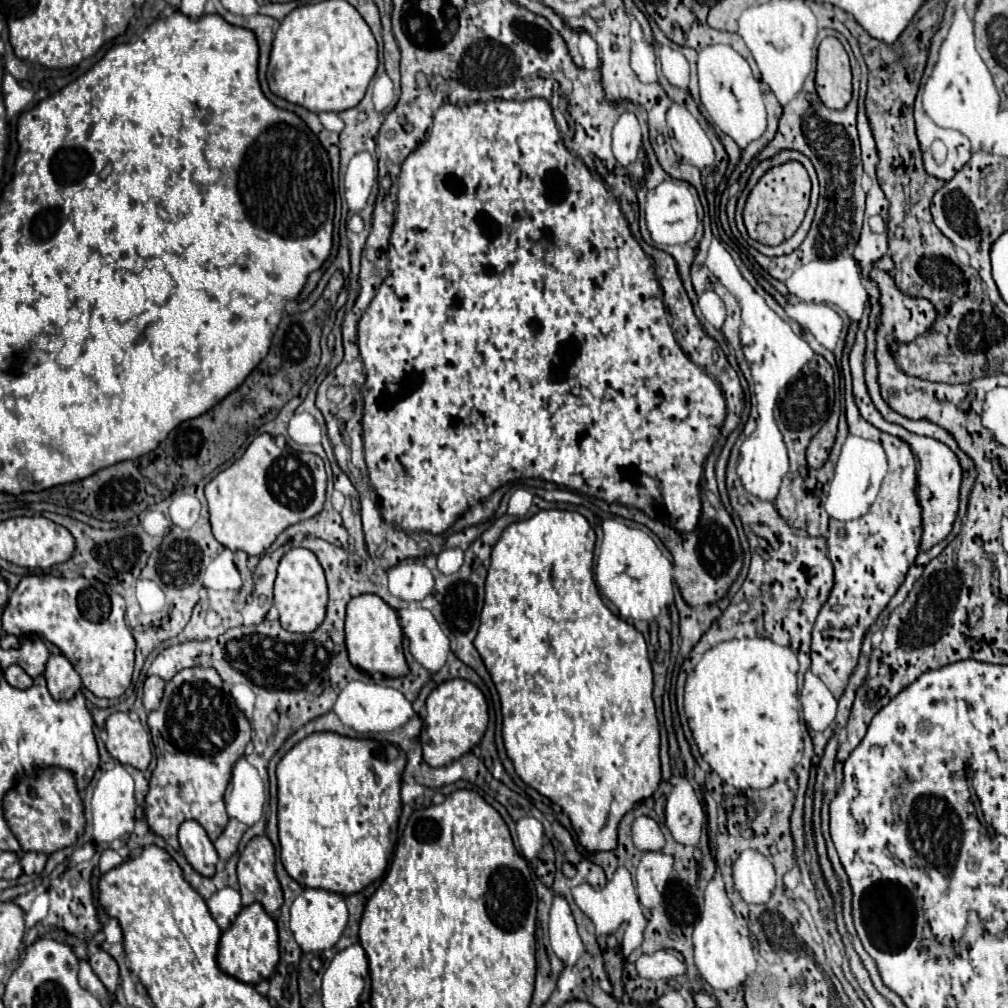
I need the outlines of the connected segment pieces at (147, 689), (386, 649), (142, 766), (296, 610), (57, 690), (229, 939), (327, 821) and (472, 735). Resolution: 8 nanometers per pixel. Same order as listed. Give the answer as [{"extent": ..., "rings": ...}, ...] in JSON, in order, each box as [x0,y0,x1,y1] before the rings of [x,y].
[{"extent":[144,676,164,710],"rings":[[[148,676],[144,682],[144,708],[156,710],[160,700],[162,700],[162,692],[164,692],[164,680],[160,676]]]},{"extent":[346,594,408,677],"rings":[[[362,594],[348,602],[346,606],[346,648],[350,662],[368,672],[380,672],[388,677],[403,677],[408,674],[408,664],[402,652],[402,628],[392,610],[380,596],[376,594]]]},{"extent":[106,712,152,770],"rings":[[[114,712],[106,720],[106,750],[120,764],[130,764],[138,770],[146,770],[152,758],[150,738],[140,720],[128,712]]]},{"extent":[274,548,328,632],"rings":[[[306,548],[288,550],[278,566],[278,578],[274,584],[274,606],[280,612],[280,624],[288,632],[314,632],[326,616],[328,590],[324,580],[324,570],[316,556]]]},{"extent":[44,654,82,700],"rings":[[[62,654],[50,656],[50,660],[46,662],[44,678],[54,700],[70,700],[82,688],[78,672],[70,664],[70,660],[66,660],[66,656]]]},{"extent":[218,902,278,986],"rings":[[[254,902],[238,914],[234,924],[222,932],[218,946],[218,966],[240,982],[256,986],[262,980],[268,980],[278,964],[278,932],[274,920],[264,912],[262,904]]]},{"extent":[276,732,406,896],"rings":[[[314,732],[300,740],[292,750],[284,754],[284,758],[278,762],[276,776],[278,776],[278,834],[280,834],[280,860],[288,872],[290,878],[298,880],[298,884],[306,888],[322,888],[328,892],[338,892],[342,896],[350,896],[366,888],[370,882],[380,878],[388,866],[388,860],[392,856],[396,838],[398,838],[398,816],[400,816],[400,784],[402,784],[402,772],[406,766],[406,758],[402,756],[400,748],[390,742],[378,742],[378,740],[358,740],[358,738],[346,738],[336,732]]]},{"extent":[420,680,488,766],"rings":[[[448,680],[436,686],[426,700],[426,718],[420,734],[422,754],[430,766],[446,766],[470,752],[484,736],[488,724],[488,706],[484,694],[468,680]]]}]

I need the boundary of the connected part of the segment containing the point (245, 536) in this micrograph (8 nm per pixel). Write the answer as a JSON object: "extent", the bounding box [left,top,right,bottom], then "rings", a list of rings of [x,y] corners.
{"extent":[206,434,326,556],"rings":[[[260,434],[252,440],[246,452],[232,462],[226,470],[222,470],[216,478],[206,484],[206,500],[210,512],[210,524],[214,538],[230,548],[232,552],[242,550],[248,556],[260,556],[270,548],[270,544],[278,538],[282,530],[288,526],[316,516],[324,508],[326,500],[326,470],[324,462],[316,454],[294,452],[290,448],[278,448],[270,434]]]}

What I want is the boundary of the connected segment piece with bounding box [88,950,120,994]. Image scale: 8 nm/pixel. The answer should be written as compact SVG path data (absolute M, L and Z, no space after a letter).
M98 950L90 956L90 966L94 970L94 974L100 978L100 982L106 986L106 990L110 994L116 992L116 986L120 982L120 974L118 974L118 964L114 962L114 958L104 952L104 950Z

